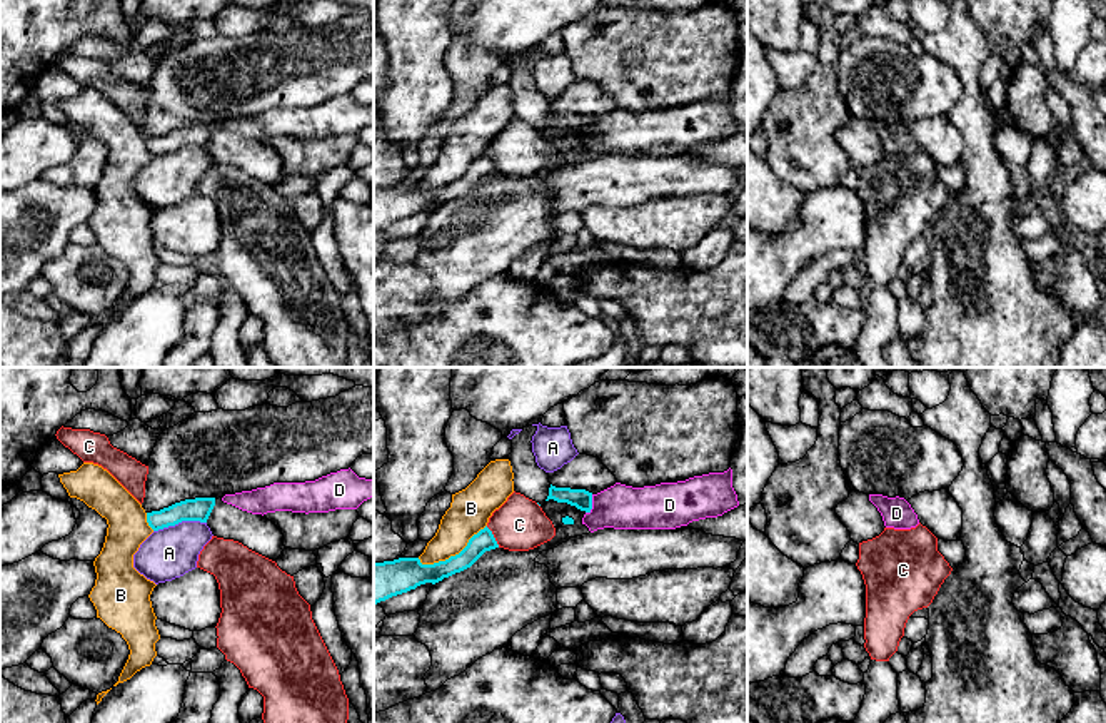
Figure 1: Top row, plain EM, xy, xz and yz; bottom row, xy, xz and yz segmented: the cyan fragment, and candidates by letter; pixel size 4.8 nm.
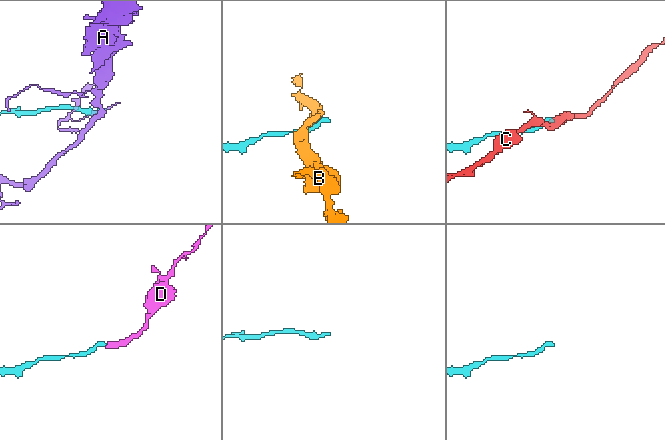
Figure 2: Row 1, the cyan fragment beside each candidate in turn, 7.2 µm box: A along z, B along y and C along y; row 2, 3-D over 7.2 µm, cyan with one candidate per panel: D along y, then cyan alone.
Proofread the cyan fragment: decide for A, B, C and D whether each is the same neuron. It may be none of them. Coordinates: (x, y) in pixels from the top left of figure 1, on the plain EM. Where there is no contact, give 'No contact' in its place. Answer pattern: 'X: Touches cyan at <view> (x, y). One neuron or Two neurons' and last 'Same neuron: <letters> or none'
A: Touches cyan at xy (179, 147). Two neurons
B: Touches cyan at xz (452, 182). Two neurons
C: Touches cyan at xz (492, 162). Two neurons
D: Touches cyan at xz (591, 131). One neuron
Same neuron: D

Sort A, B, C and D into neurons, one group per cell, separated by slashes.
A / B / C / D

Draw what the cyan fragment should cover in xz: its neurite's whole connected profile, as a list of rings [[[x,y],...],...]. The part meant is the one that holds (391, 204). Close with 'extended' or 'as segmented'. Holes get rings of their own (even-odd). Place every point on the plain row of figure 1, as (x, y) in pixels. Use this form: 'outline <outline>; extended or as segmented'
outline [[[485,152],[474,160],[455,182],[434,190],[422,190],[419,184],[399,184],[374,189],[374,230],[415,215],[425,209],[439,209],[470,194],[485,177],[499,174],[492,157]]]; as segmented

